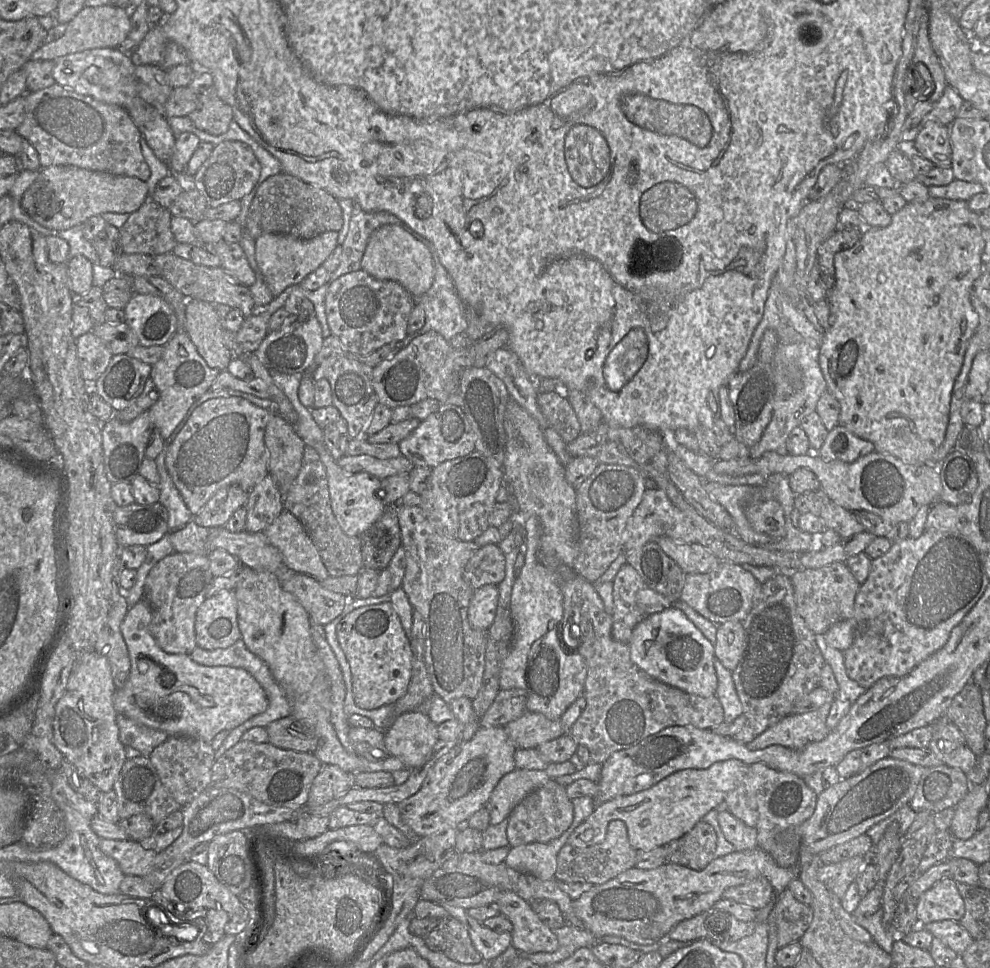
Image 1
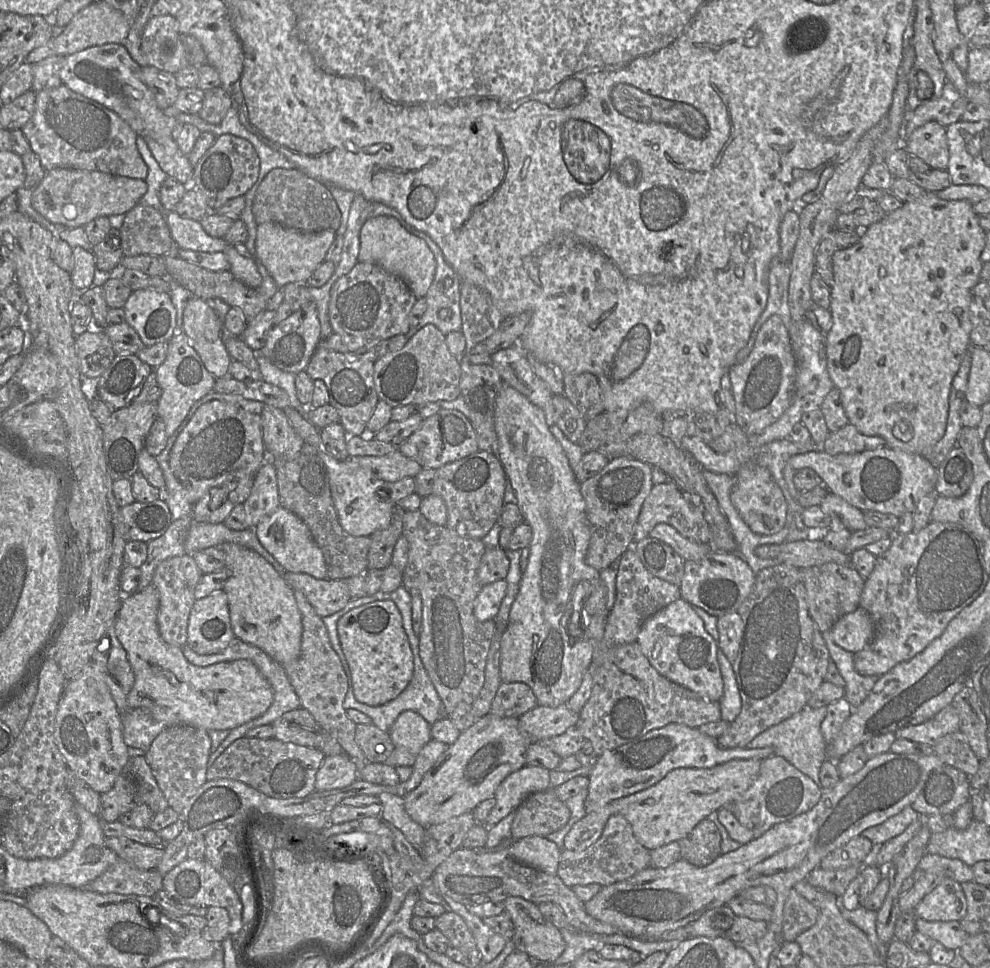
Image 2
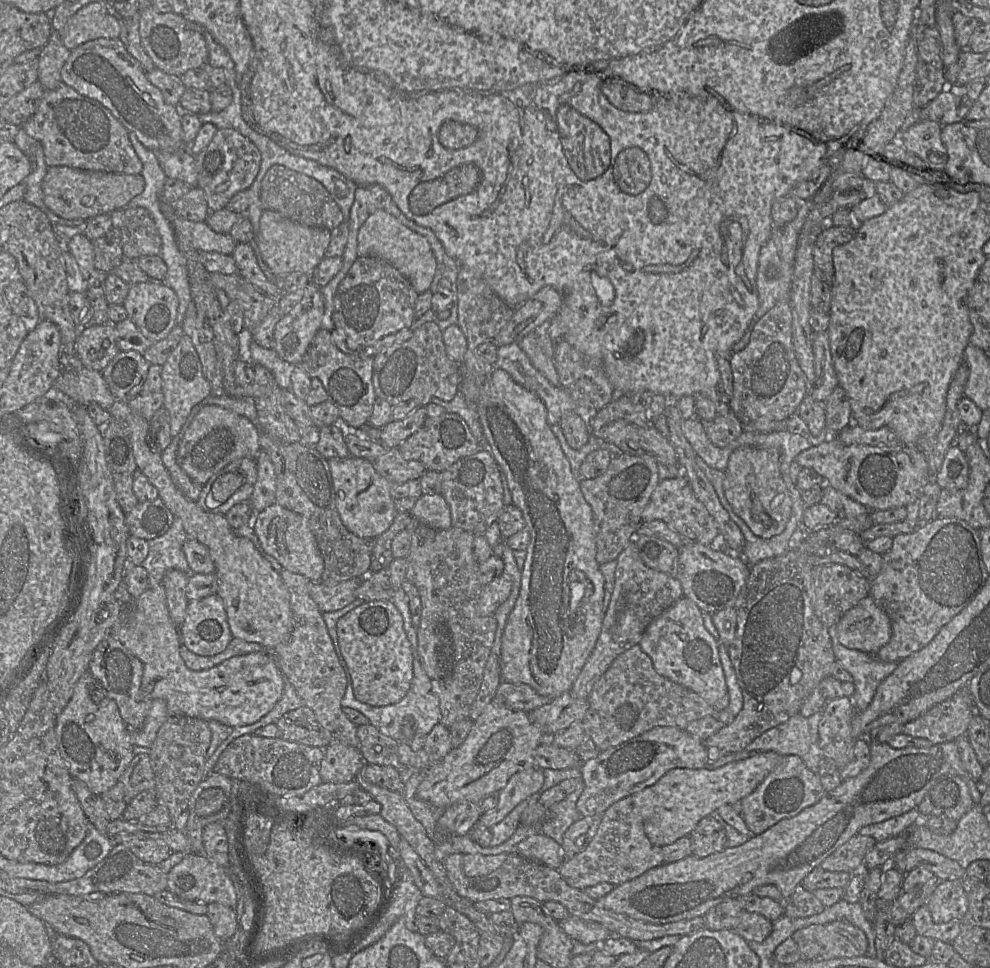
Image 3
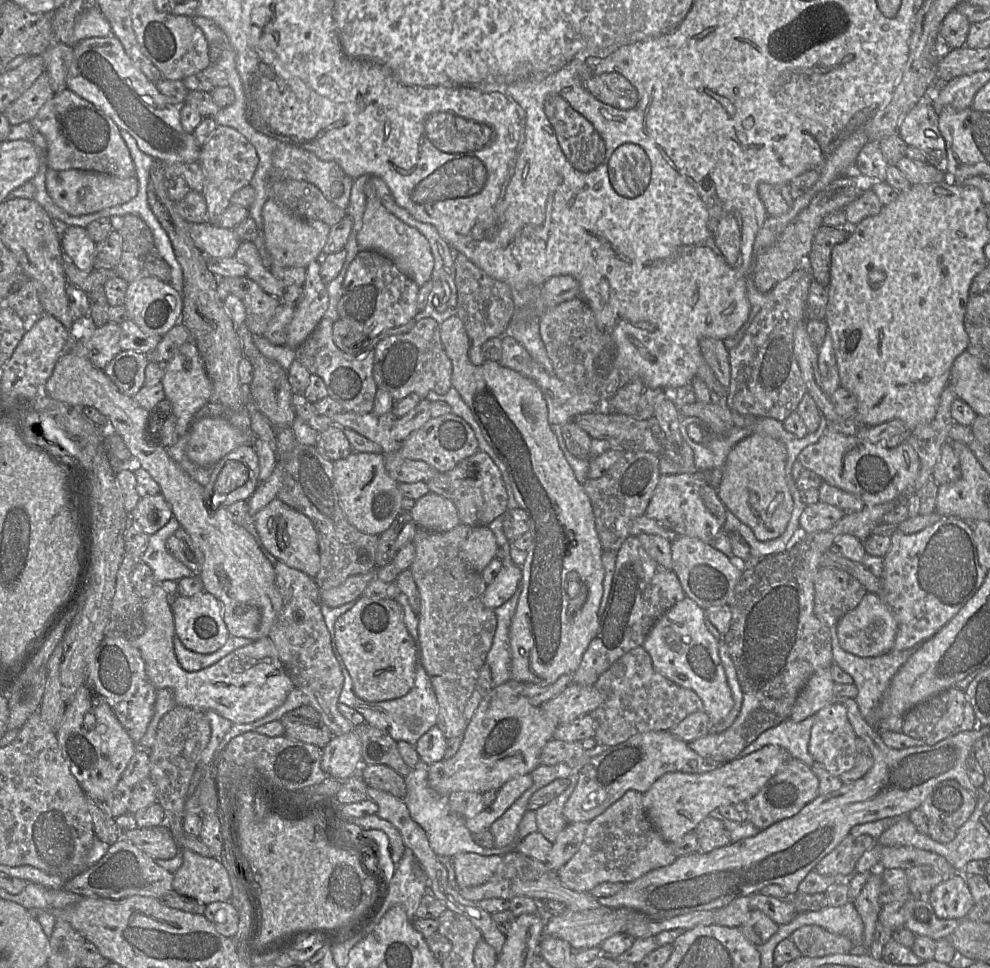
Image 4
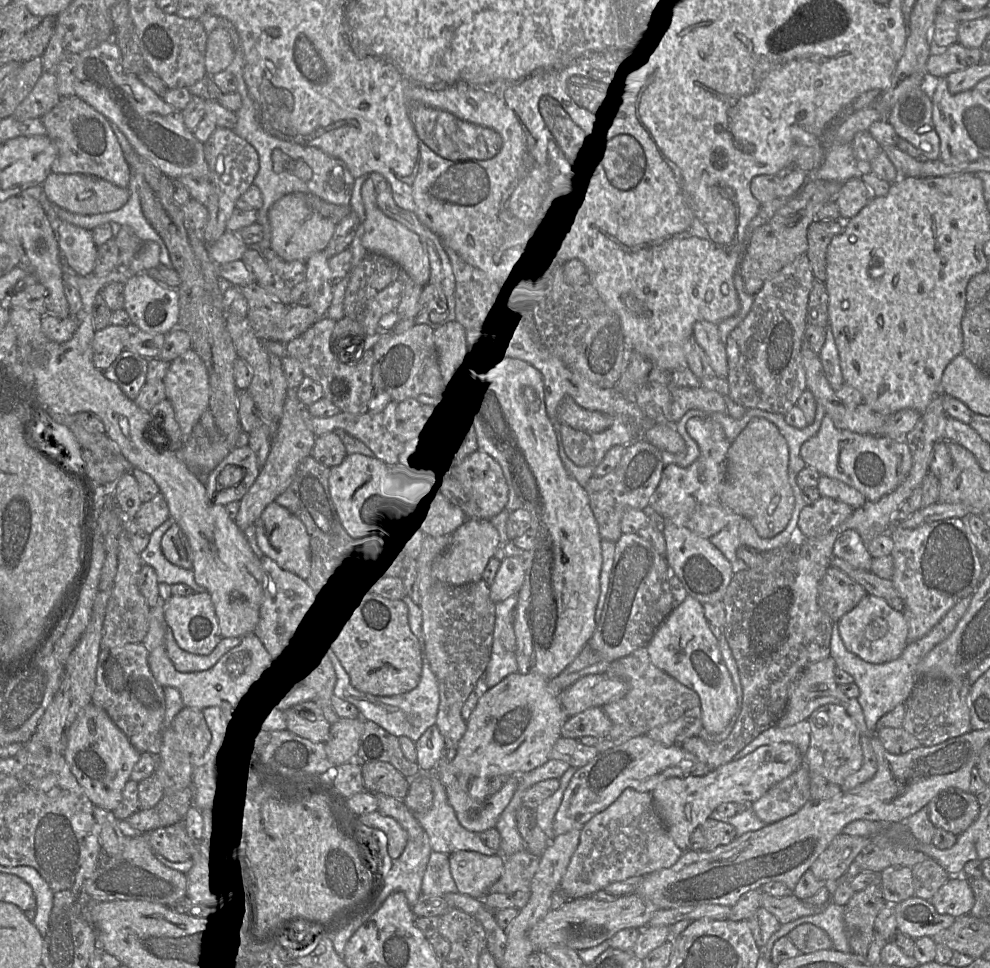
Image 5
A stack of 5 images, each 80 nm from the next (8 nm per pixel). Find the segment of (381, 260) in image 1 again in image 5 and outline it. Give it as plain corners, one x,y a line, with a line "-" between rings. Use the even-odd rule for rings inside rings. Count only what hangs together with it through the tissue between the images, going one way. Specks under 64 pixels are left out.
370,178
363,183
361,195
365,208
363,247
368,252
382,254
391,258
401,265
414,281
421,286
426,285
430,277
430,264
428,252
423,247
419,236
381,211
375,197
375,186

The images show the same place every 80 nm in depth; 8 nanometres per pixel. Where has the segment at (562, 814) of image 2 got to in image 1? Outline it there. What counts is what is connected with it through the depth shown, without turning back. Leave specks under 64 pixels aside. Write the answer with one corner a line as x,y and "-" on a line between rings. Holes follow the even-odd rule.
550,778
543,786
526,795
508,816
506,830
508,847
515,847
534,842
549,843
566,831
574,816
572,800
567,796
566,786

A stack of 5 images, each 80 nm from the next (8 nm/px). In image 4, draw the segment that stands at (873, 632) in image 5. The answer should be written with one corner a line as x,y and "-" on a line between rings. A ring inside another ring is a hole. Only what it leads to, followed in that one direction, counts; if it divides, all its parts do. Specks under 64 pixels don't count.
867,593
860,604
845,614
837,625
841,647
859,657
877,657
892,651
898,632
897,622
888,606
875,593

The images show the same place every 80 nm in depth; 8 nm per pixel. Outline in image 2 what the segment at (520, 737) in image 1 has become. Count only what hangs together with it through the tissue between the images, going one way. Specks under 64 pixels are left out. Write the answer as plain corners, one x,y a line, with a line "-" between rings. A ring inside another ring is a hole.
566,704
556,707
537,705
518,718
521,732
531,742
541,742
554,736
563,734
568,728
574,726
578,721
579,714
571,712

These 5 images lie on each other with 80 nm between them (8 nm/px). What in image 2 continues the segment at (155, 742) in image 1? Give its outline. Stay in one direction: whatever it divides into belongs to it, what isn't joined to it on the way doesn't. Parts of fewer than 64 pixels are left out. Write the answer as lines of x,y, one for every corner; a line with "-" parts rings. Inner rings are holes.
145,708
129,709
121,714
123,739
127,746
147,752
159,733
167,726
152,718

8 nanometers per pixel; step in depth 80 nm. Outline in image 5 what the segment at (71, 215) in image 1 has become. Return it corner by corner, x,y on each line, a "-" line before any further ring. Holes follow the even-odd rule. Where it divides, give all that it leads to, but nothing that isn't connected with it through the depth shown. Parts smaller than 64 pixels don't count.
51,172
42,183
42,189
53,204
80,215
92,215
118,210
127,203
130,197
128,188
121,188
102,178
84,174

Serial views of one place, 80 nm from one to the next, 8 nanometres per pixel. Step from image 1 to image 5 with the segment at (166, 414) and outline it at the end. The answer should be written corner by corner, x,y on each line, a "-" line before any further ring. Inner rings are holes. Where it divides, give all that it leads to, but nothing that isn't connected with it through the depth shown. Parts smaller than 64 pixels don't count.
191,348
170,363
163,382
166,398
171,401
174,407
184,444
188,440
193,427
199,422
201,415
209,409
210,383
207,369
201,357

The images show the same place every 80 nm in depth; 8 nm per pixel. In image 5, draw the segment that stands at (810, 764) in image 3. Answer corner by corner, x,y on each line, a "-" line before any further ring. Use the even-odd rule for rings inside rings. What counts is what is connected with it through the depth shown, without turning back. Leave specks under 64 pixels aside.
808,720
801,721
796,725
785,728
779,728
777,725
775,725
762,732
756,739
738,752
733,758
733,761
747,756
764,745
791,743
799,750
800,754
804,758
805,765
805,756
810,744
810,733
811,728

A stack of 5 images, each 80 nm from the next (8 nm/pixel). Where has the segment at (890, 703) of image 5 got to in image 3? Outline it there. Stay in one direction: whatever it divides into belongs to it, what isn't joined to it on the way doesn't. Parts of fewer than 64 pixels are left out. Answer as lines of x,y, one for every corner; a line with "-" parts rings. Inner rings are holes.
836,625
828,627
828,632
836,660
854,679
855,692
851,699
855,711
862,712
872,702
877,687
897,668
898,663
882,662
877,660
874,654
844,647
838,640

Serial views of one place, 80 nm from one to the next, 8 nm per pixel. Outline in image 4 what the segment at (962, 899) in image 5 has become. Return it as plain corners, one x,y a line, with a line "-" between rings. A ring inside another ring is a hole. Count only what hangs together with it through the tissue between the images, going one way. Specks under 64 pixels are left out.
956,873
938,884
929,894
929,903
938,918
967,918
974,899
963,873

